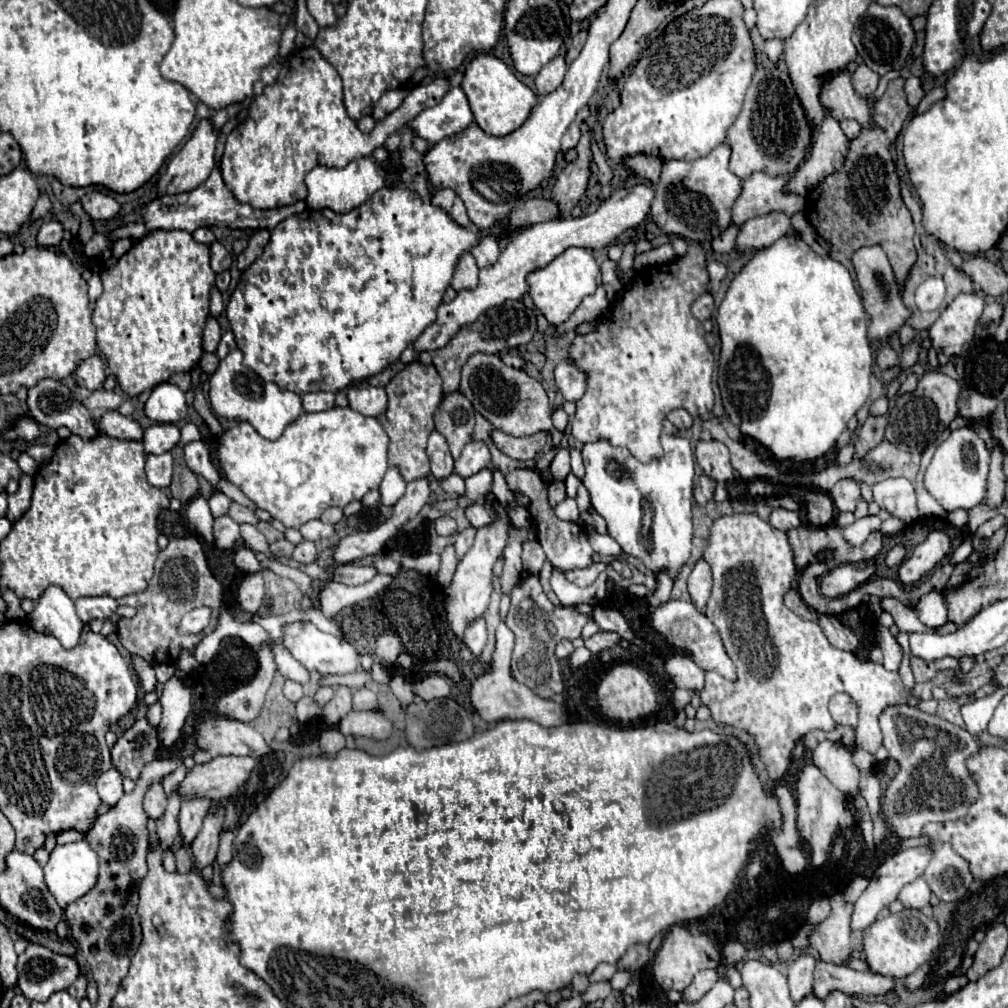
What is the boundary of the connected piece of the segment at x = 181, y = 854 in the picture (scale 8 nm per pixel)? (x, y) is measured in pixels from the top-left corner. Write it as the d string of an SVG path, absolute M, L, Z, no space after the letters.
M180 848L180 850L174 854L174 858L176 858L176 870L178 870L180 874L186 874L186 872L192 870L192 856L190 856L188 848Z

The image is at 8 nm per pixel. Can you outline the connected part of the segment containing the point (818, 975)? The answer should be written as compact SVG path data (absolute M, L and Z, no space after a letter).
M818 960L816 970L814 970L814 994L818 998L826 998L830 992L838 990L844 994L886 994L888 990L892 990L894 980L880 976L880 974L872 974L872 972L858 972L846 966L836 966L830 962L822 962Z

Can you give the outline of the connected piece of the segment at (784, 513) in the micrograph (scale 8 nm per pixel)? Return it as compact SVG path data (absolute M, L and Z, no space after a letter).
M776 508L772 514L770 514L770 524L774 528L780 528L780 530L792 530L792 528L798 528L802 524L802 518L798 512L790 512L790 510L784 510L784 508Z

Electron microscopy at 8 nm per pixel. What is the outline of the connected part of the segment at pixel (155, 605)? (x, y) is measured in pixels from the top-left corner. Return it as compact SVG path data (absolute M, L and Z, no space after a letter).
M190 536L190 538L170 538L168 546L158 554L154 578L150 580L148 588L134 596L122 596L116 602L134 606L138 610L134 618L118 620L118 638L122 646L130 654L138 654L150 664L174 664L182 646L194 650L194 646L204 638L204 634L210 632L208 626L198 634L182 634L178 628L180 618L186 612L200 606L208 606L214 612L214 616L218 616L224 598L222 598L222 586L212 576L200 542Z

